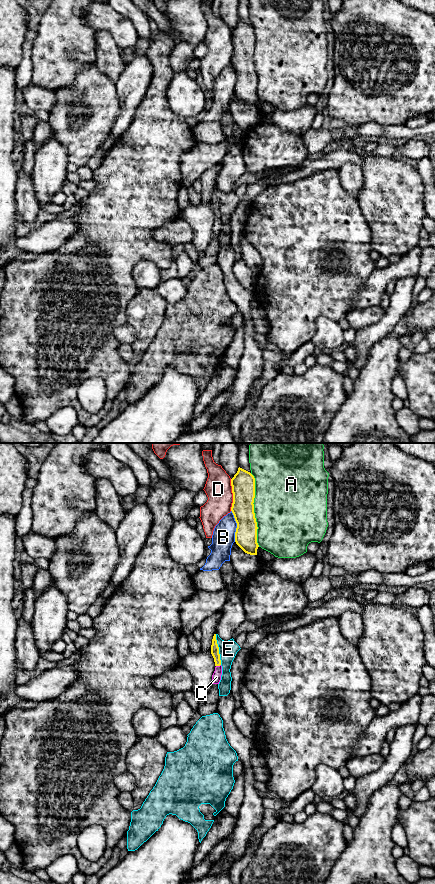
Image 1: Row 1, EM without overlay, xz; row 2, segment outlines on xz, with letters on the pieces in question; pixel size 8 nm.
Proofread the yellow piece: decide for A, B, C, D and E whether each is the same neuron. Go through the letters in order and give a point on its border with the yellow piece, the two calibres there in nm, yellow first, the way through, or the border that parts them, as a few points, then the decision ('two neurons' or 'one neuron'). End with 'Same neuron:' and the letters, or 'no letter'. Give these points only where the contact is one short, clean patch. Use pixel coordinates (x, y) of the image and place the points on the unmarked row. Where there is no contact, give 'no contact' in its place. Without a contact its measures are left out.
A: meets yellow in xz at (253, 62); 190 nm thick on the yellow side, 480 nm on the other; two neurons
B: meets yellow in xz at (237, 78); 180 nm thick on the yellow side, 180 nm on the other; two neurons
C: meets yellow in xz at (218, 217); 60 nm thick on the yellow side, 80 nm on the other; runs through xz (214, 199), (218, 217), (216, 229); one neuron
D: meets yellow in xz at (233, 47); 190 nm thick on the yellow side, 220 nm on the other; two neurons
E: meets yellow in xz at (218, 201); 60 nm thick on the yellow side, 140 nm on the other; border along xz (215, 186), (221, 216); two neurons
Same neuron: C

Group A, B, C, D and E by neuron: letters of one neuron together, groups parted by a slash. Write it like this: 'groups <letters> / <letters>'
groups A / B / C / D / E

